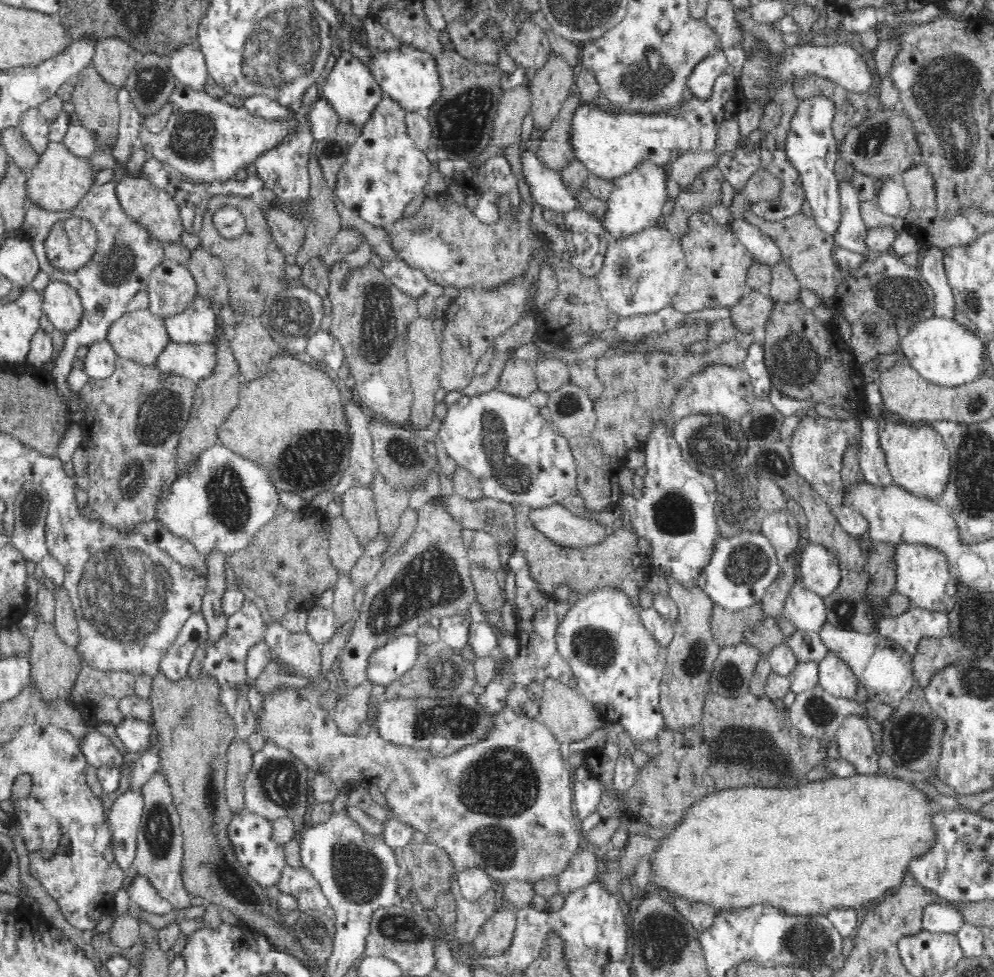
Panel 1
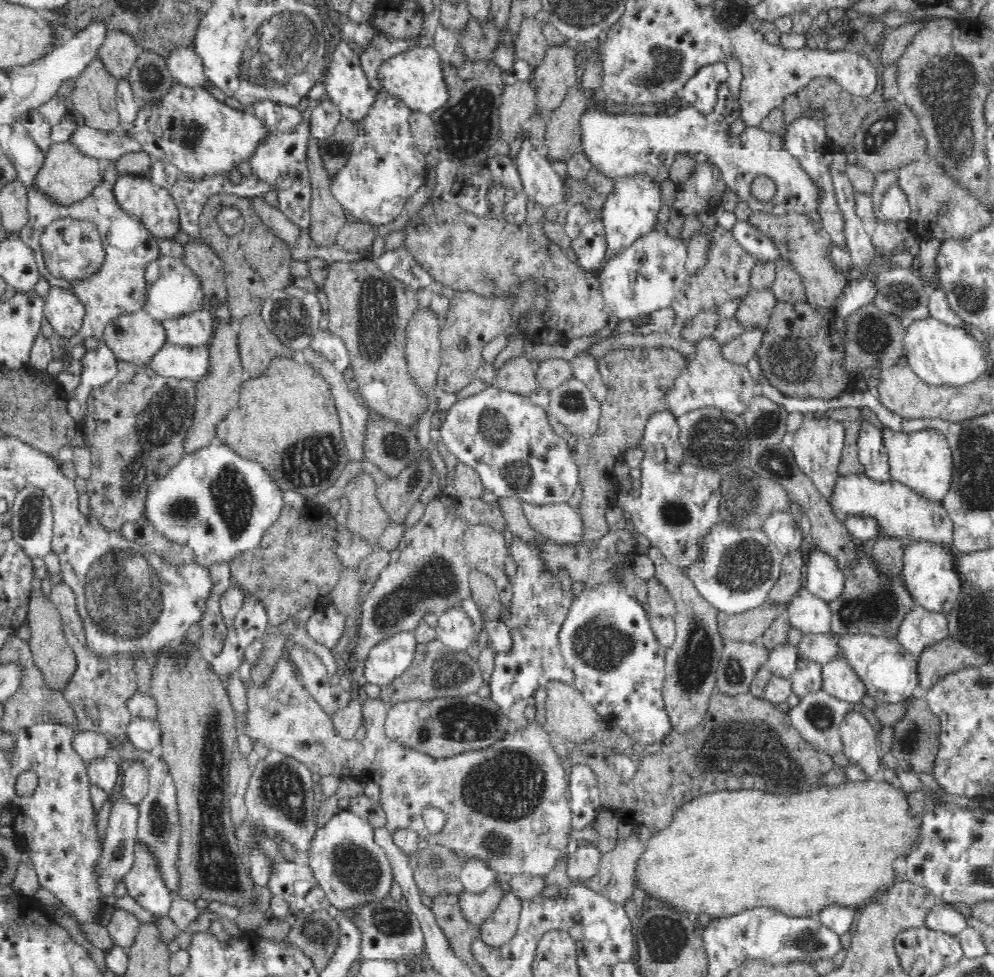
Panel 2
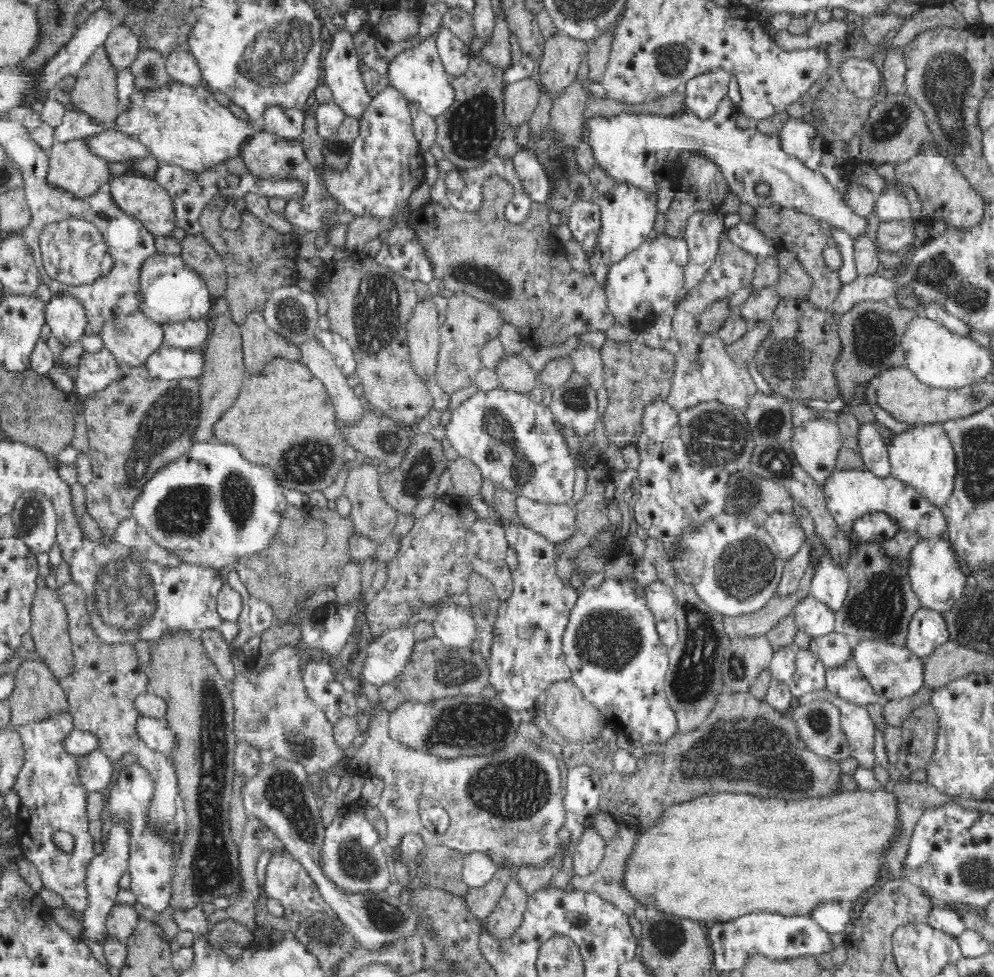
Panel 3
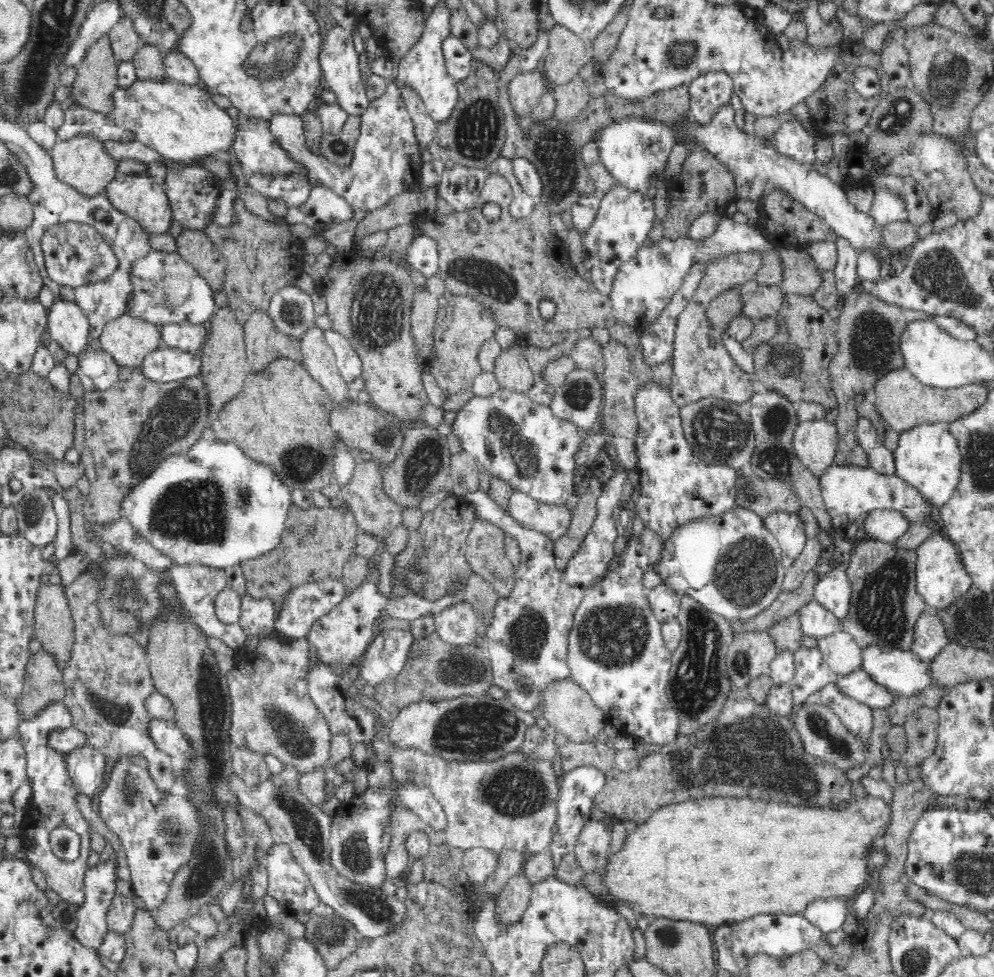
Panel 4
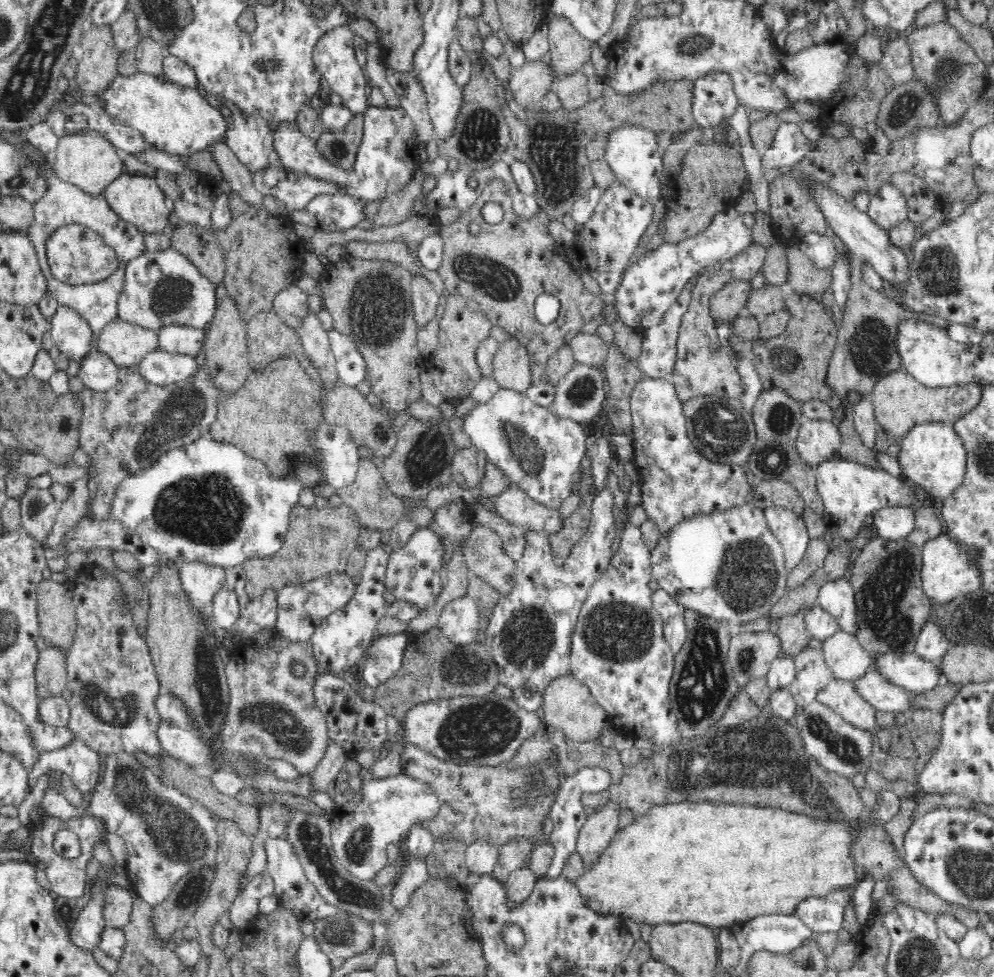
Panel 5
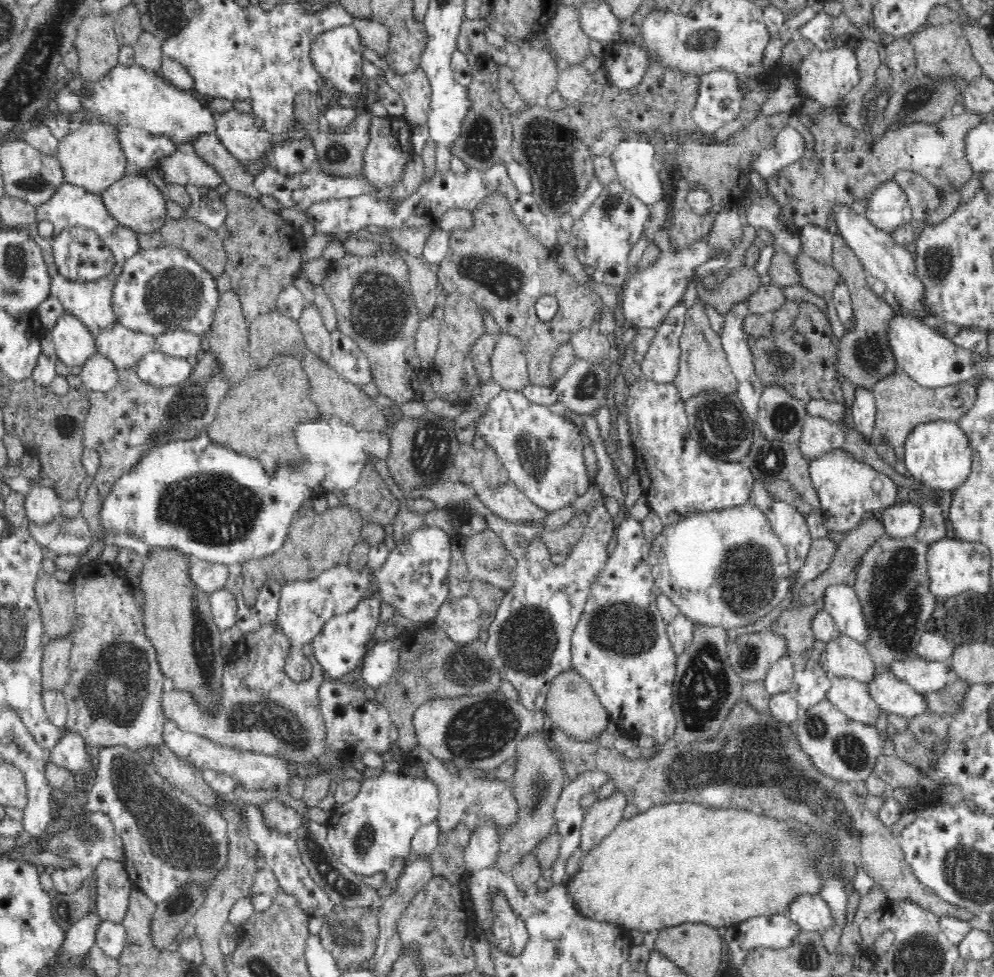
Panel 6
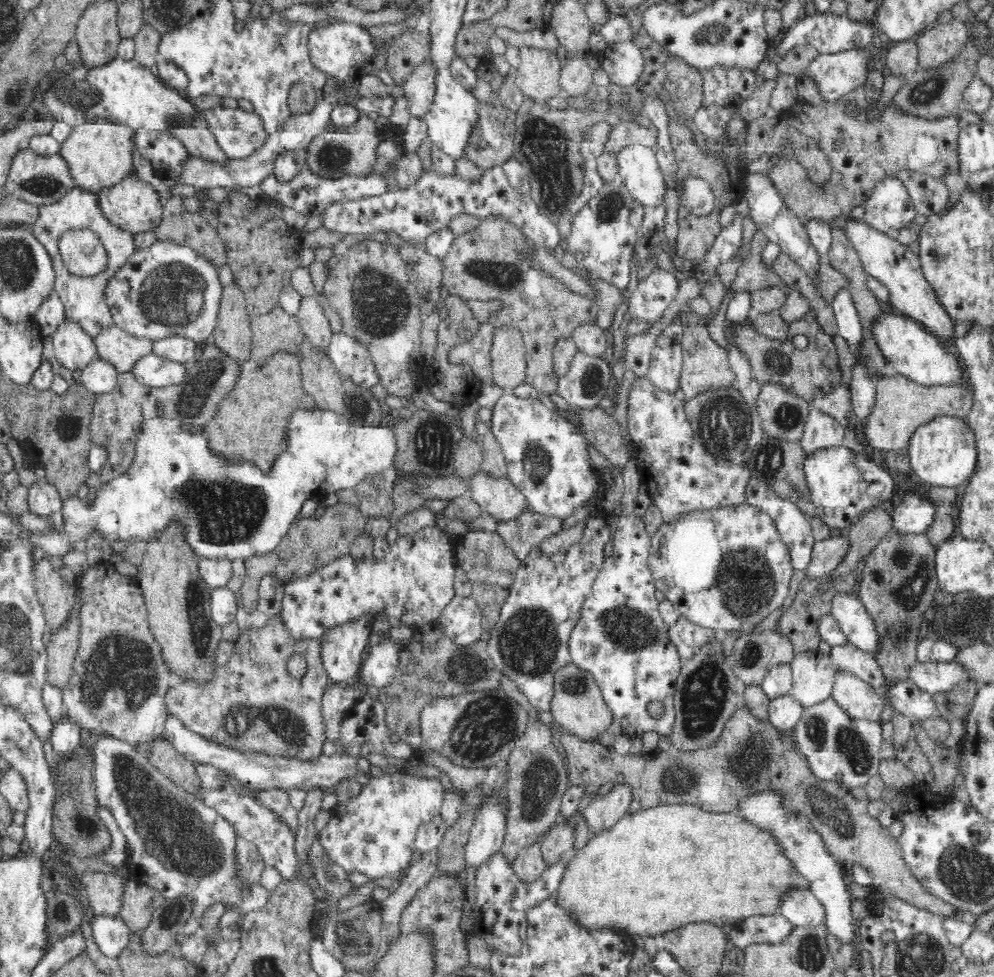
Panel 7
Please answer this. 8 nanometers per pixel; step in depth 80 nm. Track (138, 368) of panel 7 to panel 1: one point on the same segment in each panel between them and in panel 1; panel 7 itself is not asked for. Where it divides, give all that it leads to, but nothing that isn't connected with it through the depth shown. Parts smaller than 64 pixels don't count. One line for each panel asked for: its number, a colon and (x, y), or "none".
1: (196, 361)
2: (184, 362)
3: (170, 362)
4: (165, 364)
5: (162, 367)
6: (156, 367)

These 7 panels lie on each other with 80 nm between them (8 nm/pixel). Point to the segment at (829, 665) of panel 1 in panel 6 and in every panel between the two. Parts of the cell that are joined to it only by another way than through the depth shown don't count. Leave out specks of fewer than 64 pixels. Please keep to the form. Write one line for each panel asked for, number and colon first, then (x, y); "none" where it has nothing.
2: (839, 679)
3: (845, 681)
4: (857, 685)
5: (883, 696)
6: (892, 696)

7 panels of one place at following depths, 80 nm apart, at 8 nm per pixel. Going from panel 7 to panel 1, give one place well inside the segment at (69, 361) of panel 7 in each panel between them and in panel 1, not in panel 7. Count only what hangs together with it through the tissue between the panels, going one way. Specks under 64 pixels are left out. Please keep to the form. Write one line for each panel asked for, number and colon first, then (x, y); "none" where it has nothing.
1: (61, 302)
2: (63, 309)
3: (65, 314)
4: (68, 325)
5: (71, 333)
6: (73, 342)

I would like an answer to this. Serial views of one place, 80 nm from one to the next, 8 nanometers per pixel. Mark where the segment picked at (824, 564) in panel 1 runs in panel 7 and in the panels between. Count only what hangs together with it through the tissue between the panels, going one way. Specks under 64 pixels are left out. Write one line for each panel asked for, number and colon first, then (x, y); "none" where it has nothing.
2: (824, 578)
3: (829, 584)
4: (833, 591)
5: (836, 597)
6: (841, 602)
7: (850, 614)

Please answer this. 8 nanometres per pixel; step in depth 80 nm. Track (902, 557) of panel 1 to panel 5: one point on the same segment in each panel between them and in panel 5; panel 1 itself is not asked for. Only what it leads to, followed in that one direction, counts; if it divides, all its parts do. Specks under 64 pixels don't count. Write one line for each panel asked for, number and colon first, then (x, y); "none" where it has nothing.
2: (928, 574)
3: (937, 577)
4: (940, 576)
5: (946, 573)

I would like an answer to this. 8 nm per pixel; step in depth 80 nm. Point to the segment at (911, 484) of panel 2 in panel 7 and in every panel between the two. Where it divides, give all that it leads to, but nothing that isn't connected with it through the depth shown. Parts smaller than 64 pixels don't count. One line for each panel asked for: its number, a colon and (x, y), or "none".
3: (924, 458)
4: (927, 456)
5: (932, 457)
6: (937, 453)
7: (942, 452)

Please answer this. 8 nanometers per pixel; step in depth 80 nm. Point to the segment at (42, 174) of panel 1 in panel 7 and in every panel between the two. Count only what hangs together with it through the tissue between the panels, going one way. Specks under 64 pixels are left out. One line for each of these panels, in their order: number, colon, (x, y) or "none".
2: (66, 177)
3: (72, 168)
4: (80, 163)
5: (87, 160)
6: (90, 157)
7: (98, 154)

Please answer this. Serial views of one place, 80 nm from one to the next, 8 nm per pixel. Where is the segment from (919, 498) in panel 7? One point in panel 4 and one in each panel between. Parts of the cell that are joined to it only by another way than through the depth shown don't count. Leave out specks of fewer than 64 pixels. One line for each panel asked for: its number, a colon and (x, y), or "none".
4: (887, 526)
5: (891, 524)
6: (900, 521)

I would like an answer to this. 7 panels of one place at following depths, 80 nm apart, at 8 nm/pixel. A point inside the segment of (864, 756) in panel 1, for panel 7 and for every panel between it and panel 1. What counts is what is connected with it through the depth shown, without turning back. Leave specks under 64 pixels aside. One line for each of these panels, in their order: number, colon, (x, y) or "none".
2: (858, 739)
3: (857, 726)
4: (856, 717)
5: (839, 695)
6: (849, 696)
7: (859, 700)

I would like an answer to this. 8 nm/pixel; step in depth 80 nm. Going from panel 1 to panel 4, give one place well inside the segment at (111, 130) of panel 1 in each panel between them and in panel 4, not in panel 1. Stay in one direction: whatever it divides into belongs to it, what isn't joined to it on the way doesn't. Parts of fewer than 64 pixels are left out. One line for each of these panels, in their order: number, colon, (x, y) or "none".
2: (94, 97)
3: (95, 93)
4: (95, 85)

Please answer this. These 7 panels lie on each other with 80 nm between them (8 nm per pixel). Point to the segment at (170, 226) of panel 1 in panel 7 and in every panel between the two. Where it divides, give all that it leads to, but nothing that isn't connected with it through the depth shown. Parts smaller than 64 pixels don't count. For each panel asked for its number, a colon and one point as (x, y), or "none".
2: (155, 207)
3: (140, 197)
4: (139, 197)
5: (139, 200)
6: (133, 200)
7: (134, 205)

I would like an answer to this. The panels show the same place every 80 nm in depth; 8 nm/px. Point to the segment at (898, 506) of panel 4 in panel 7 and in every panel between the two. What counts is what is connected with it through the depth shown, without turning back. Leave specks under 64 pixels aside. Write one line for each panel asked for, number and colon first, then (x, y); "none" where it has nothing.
5: (850, 491)
6: (848, 490)
7: (838, 479)

